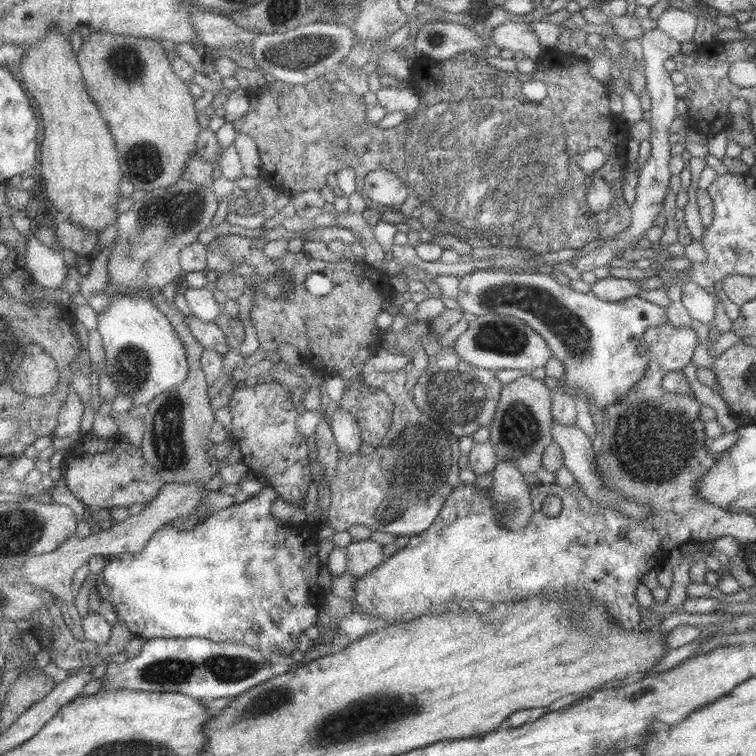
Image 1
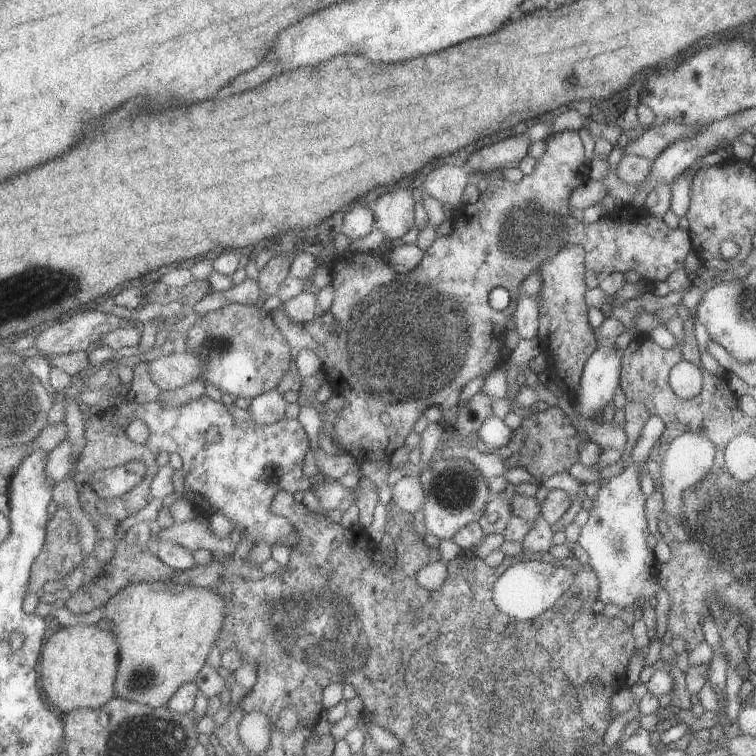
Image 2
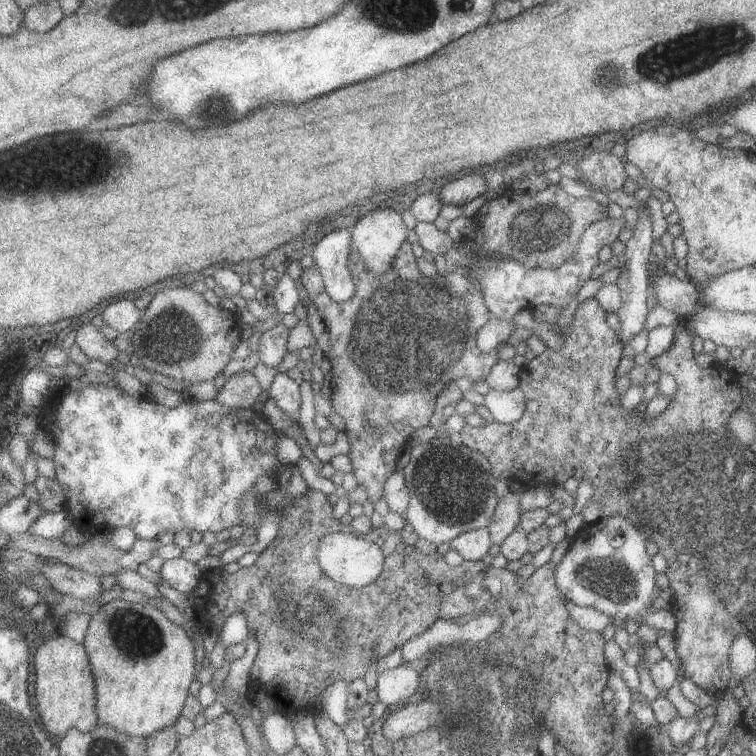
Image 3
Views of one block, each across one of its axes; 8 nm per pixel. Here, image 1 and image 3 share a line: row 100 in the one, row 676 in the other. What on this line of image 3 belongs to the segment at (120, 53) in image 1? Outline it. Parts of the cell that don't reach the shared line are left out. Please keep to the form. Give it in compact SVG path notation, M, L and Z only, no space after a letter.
M123 598L116 599L110 603L106 603L100 608L100 610L93 616L87 641L85 642L89 654L91 655L91 661L95 675L97 678L97 689L99 690L99 717L102 718L101 723L106 722L110 726L116 726L123 733L131 734L133 737L146 737L150 738L152 734L158 732L158 730L164 730L170 728L170 726L176 724L180 720L180 716L184 715L188 709L187 704L190 702L190 688L192 684L196 682L198 676L198 662L196 662L196 644L190 637L190 634L184 630L180 624L175 624L156 606L148 603L147 601L142 603L132 603L125 601Z

